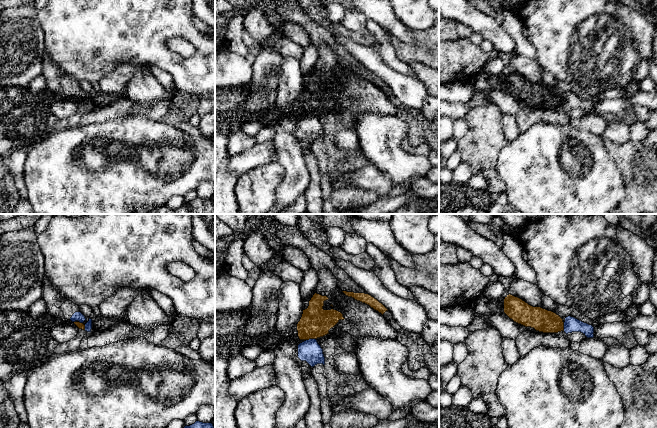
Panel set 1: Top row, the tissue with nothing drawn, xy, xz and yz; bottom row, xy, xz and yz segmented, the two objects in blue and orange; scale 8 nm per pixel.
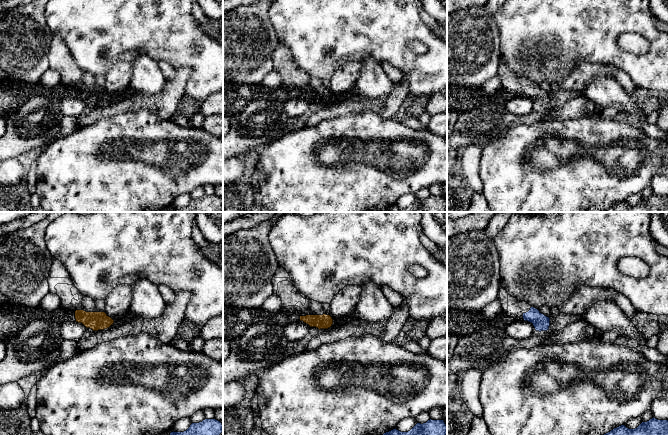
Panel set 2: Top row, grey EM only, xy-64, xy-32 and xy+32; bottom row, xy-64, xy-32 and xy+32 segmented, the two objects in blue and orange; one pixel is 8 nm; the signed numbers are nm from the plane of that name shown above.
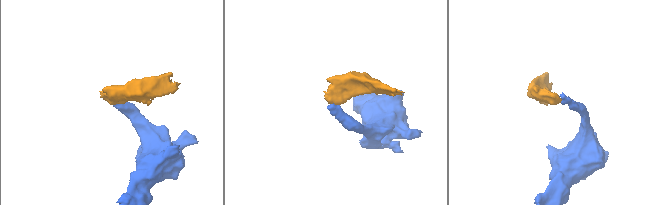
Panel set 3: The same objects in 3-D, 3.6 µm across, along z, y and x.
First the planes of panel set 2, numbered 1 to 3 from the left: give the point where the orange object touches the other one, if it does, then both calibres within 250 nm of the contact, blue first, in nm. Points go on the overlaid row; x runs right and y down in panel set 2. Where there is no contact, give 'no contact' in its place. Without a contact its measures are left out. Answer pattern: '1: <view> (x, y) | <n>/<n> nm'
1: no contact
2: no contact
3: no contact

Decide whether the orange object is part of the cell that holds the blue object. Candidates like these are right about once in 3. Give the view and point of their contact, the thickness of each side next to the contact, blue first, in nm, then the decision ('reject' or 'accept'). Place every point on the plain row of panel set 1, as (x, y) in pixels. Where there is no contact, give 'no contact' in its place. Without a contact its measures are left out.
xz (310, 115) | 180/240 nm | reject

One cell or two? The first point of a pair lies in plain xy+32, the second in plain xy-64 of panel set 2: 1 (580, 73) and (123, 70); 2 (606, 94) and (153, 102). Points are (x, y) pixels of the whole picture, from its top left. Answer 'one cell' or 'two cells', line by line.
1: one cell
2: two cells

